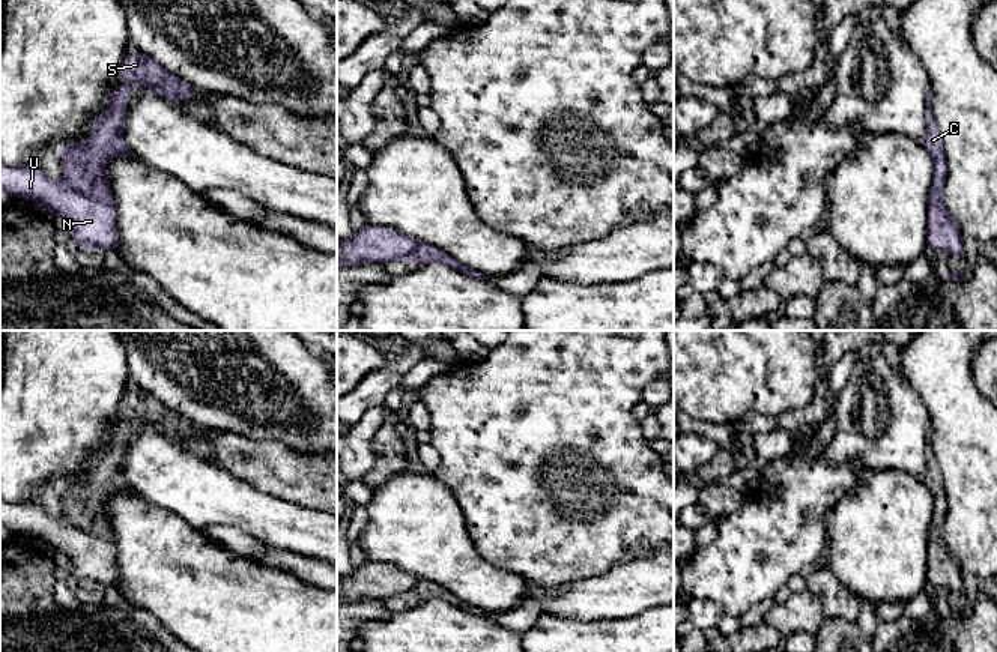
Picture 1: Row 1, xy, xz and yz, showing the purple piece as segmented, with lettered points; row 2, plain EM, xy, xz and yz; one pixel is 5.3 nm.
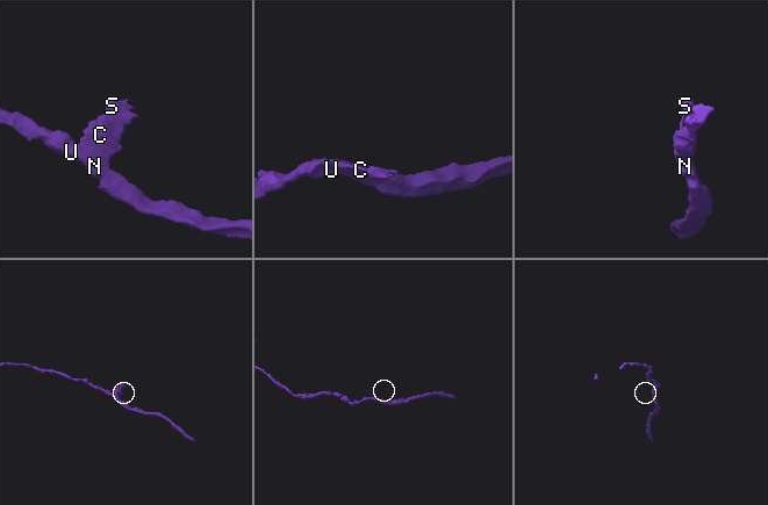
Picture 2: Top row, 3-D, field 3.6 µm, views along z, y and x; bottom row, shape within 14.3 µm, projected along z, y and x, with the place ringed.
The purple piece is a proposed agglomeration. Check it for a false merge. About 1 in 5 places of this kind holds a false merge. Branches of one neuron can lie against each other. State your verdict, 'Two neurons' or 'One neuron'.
One neuron

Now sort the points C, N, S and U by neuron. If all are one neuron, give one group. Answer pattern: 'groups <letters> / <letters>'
groups C N S U

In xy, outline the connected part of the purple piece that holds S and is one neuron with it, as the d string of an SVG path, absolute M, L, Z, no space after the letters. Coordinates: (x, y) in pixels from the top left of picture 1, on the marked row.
M140 51L122 63L120 77L126 86L110 92L110 110L92 122L86 143L62 149L63 180L48 179L38 164L12 167L0 161L0 188L56 212L71 224L72 242L86 249L116 251L119 246L116 209L104 165L117 156L137 158L122 137L128 93L143 84L161 98L165 95L168 104L197 93Z

